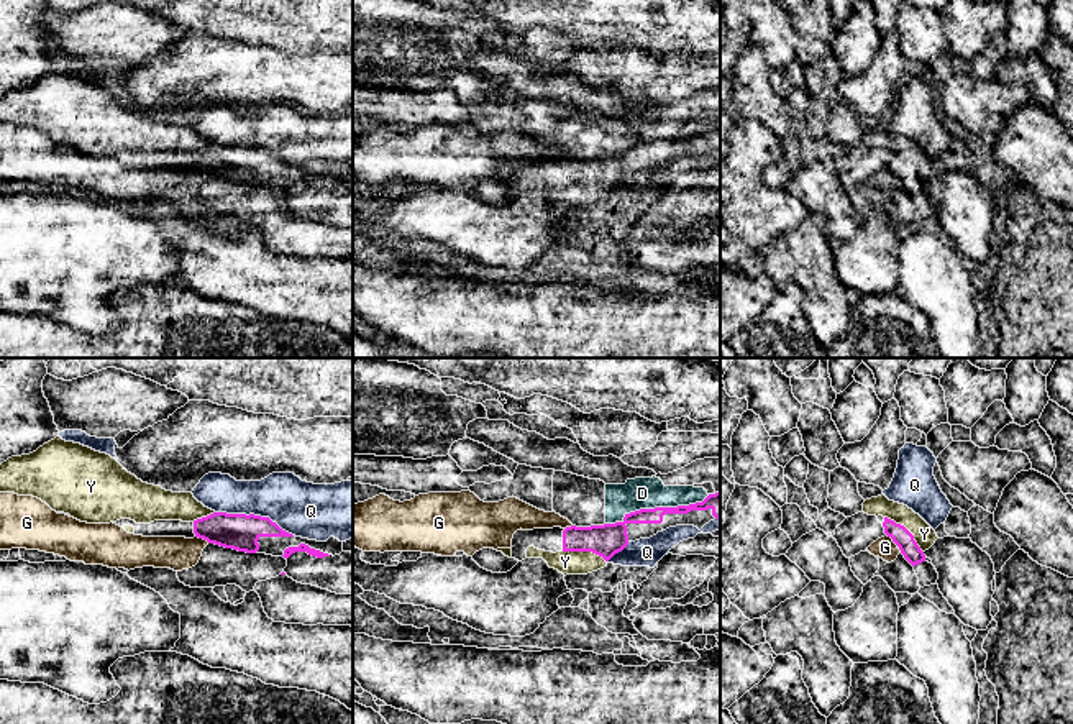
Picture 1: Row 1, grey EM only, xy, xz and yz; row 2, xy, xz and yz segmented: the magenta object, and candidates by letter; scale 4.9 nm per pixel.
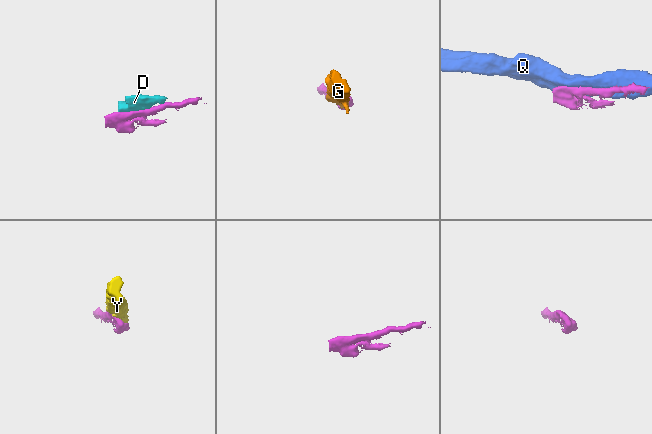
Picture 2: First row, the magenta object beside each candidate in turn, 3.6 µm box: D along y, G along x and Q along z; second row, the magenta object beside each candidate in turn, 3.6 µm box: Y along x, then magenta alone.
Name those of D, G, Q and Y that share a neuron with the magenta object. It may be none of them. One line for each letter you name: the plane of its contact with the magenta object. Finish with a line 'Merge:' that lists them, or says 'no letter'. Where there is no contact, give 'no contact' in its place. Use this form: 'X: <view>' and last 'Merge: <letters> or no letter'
Y: yz
Merge: Y

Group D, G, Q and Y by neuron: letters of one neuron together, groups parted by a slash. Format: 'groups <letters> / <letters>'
groups D / G / Q / Y

